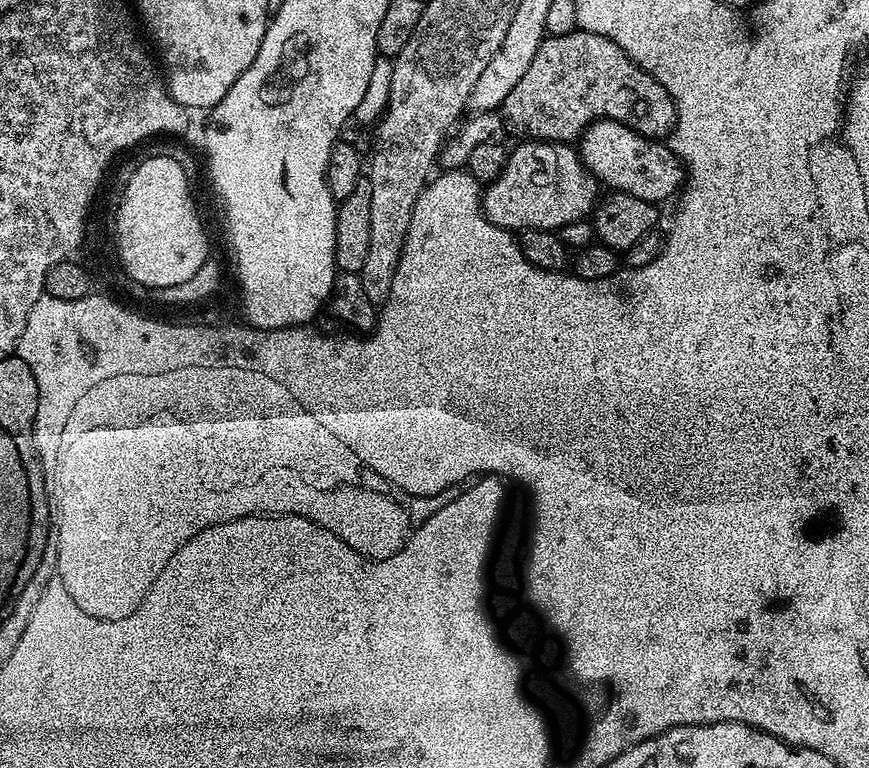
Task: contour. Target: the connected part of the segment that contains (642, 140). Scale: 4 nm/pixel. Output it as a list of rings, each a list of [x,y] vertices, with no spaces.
[[[595,120],[580,137],[578,151],[580,161],[603,187],[605,184],[608,190],[625,192],[634,198],[661,202],[673,195],[673,199],[686,179],[684,165],[677,160],[667,143],[640,136],[622,126],[622,122]]]

